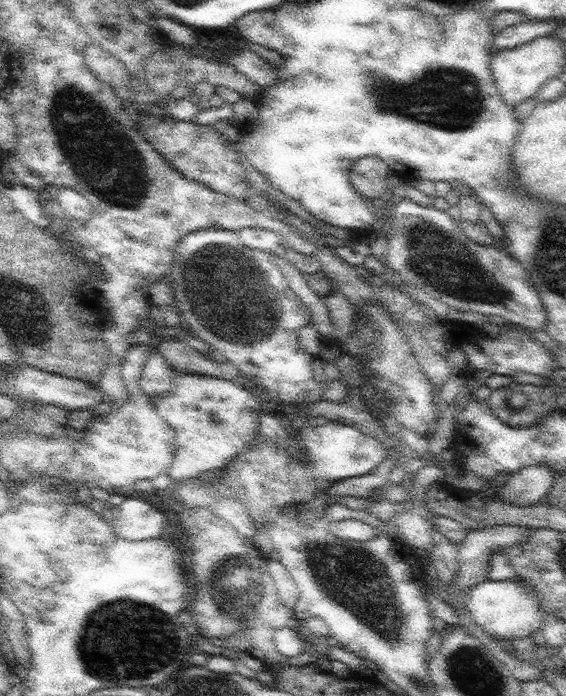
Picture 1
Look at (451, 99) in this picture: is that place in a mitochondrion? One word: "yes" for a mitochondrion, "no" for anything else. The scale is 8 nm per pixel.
yes

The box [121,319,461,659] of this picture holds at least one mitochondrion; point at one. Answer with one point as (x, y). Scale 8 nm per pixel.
(353, 578)

